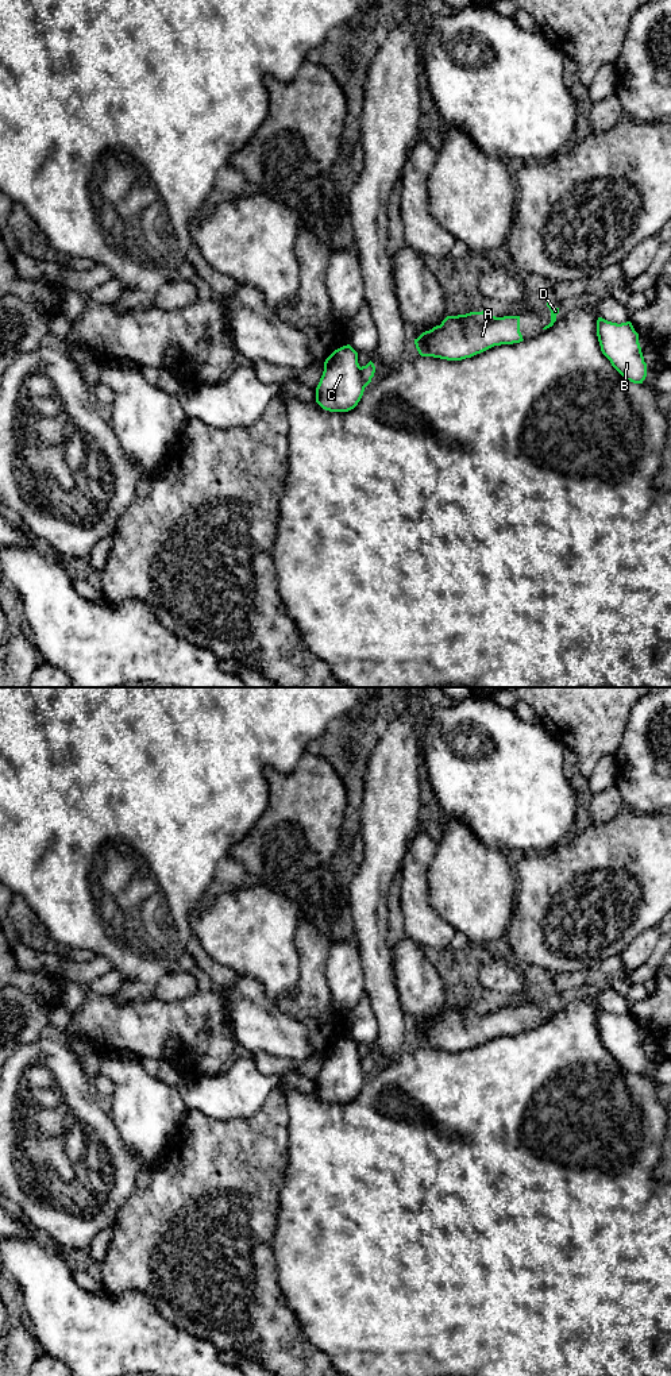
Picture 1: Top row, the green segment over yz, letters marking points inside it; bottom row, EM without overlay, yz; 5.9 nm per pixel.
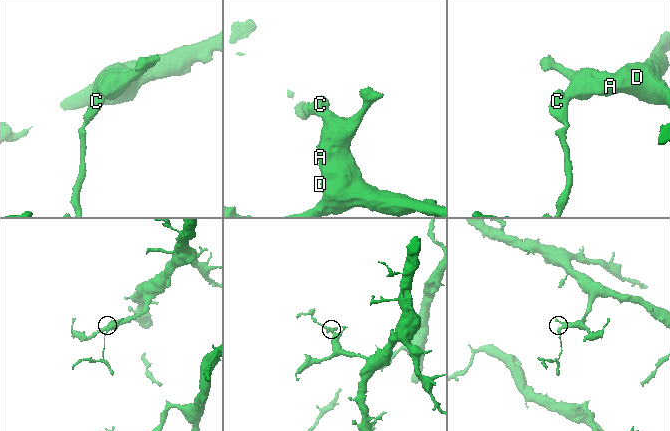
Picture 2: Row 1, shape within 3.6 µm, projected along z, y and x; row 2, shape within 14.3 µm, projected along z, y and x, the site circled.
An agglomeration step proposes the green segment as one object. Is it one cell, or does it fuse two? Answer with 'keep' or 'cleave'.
cleave

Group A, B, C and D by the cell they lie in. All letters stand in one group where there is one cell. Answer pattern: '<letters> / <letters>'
A B D / C

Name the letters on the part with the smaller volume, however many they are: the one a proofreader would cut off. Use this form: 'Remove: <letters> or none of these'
Remove: C

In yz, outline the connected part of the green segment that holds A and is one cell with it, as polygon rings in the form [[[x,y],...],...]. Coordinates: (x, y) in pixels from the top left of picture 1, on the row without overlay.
[[[487,1001],[447,1007],[414,1030],[421,1048],[462,1052],[494,1037],[522,1033],[520,1007],[495,1009]]]

